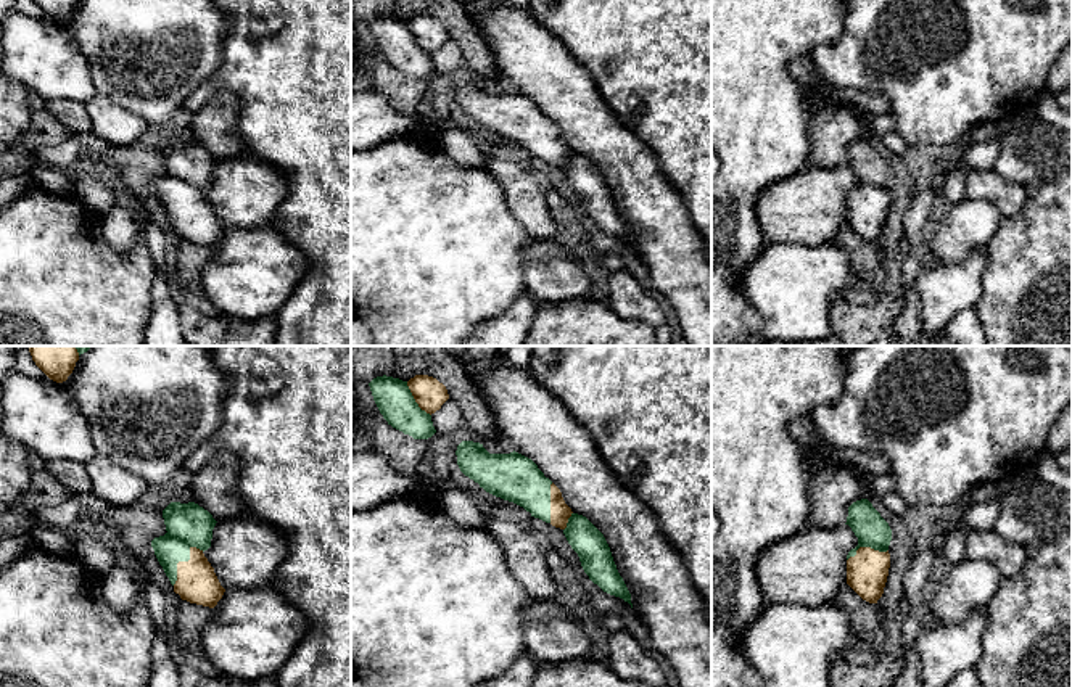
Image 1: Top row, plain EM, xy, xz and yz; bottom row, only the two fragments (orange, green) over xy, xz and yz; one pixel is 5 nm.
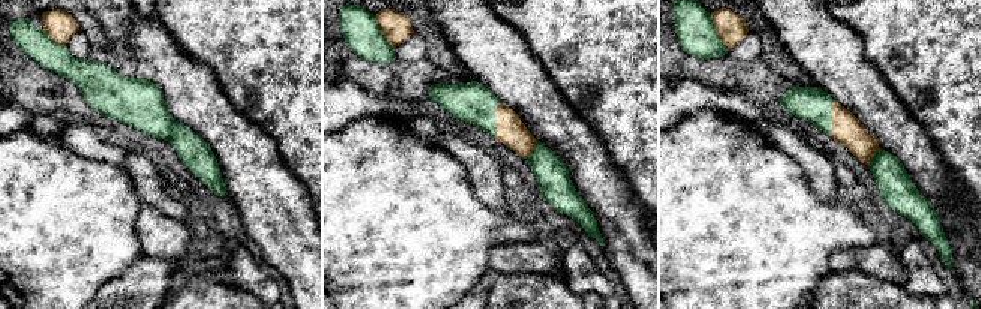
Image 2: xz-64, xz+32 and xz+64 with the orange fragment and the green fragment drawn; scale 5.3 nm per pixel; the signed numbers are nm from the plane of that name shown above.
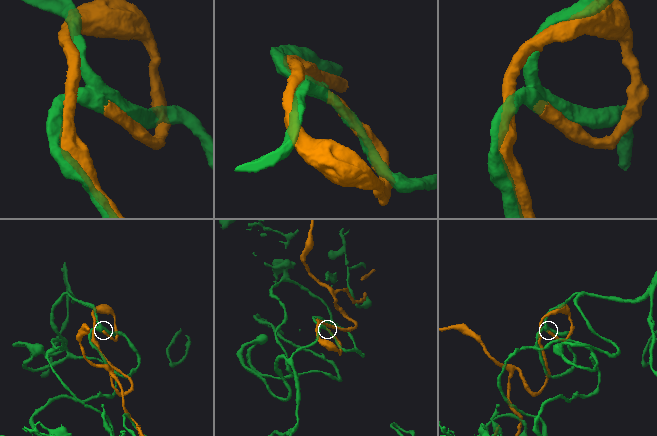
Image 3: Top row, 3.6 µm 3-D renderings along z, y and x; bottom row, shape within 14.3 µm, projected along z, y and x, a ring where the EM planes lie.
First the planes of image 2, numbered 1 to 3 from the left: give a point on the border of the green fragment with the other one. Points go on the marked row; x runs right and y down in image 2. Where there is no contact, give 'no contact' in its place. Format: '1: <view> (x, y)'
1: xz-64 (54, 41)
2: xz+32 (497, 120)
3: xz+64 (716, 30)

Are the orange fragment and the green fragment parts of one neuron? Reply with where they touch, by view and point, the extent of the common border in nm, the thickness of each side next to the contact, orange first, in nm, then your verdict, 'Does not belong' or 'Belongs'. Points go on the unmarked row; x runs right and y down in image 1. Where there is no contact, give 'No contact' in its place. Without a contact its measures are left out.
Touches orange at xy (182, 201). Shared border 240 nm. Thickness 200 nm (orange) against 220 nm. Belongs

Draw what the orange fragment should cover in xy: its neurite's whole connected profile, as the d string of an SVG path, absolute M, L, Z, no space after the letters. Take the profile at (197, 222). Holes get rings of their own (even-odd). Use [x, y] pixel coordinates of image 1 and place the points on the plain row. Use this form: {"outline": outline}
{"outline": "M171 142L163 150L166 174L151 187L174 232L190 243L214 248L225 228L204 196L211 187L216 159L195 142Z"}

